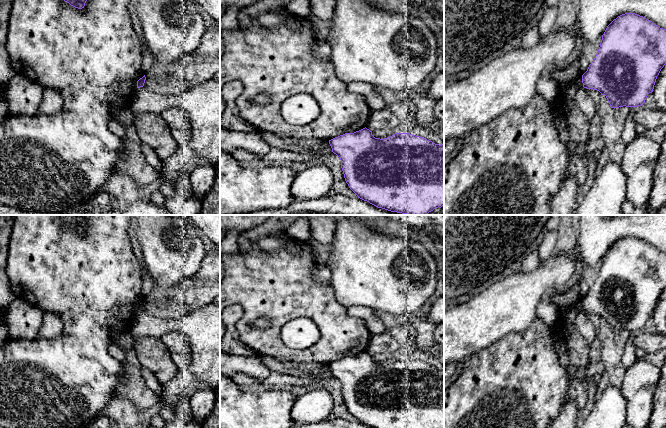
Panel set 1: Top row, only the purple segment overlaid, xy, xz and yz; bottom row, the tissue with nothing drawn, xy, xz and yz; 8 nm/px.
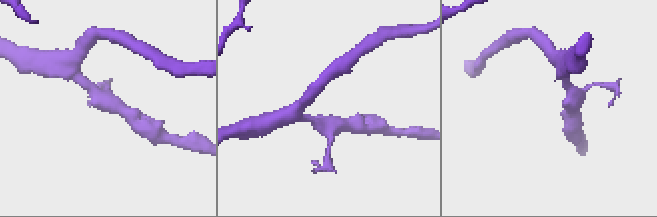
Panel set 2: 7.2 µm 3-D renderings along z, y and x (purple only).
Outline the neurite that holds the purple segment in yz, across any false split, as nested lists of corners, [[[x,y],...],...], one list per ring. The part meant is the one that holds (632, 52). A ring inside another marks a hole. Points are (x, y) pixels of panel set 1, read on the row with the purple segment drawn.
[[[625,13],[607,26],[593,62],[582,75],[583,87],[605,95],[611,108],[642,106],[665,64],[666,29],[643,16]]]

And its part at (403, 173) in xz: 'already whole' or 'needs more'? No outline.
already whole

